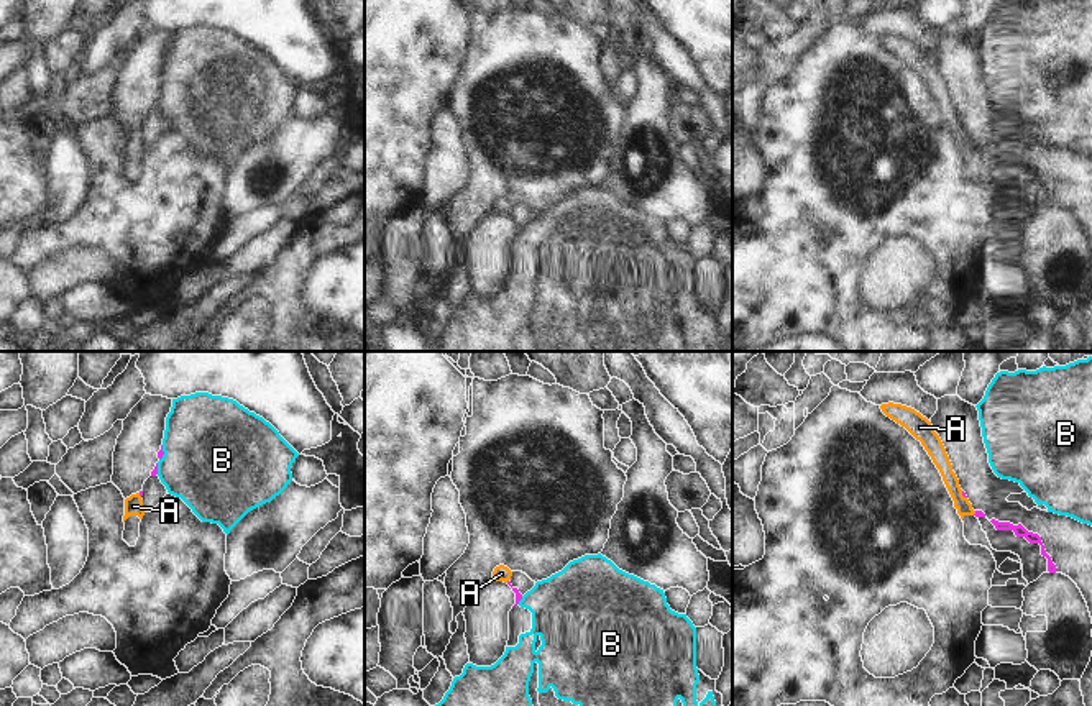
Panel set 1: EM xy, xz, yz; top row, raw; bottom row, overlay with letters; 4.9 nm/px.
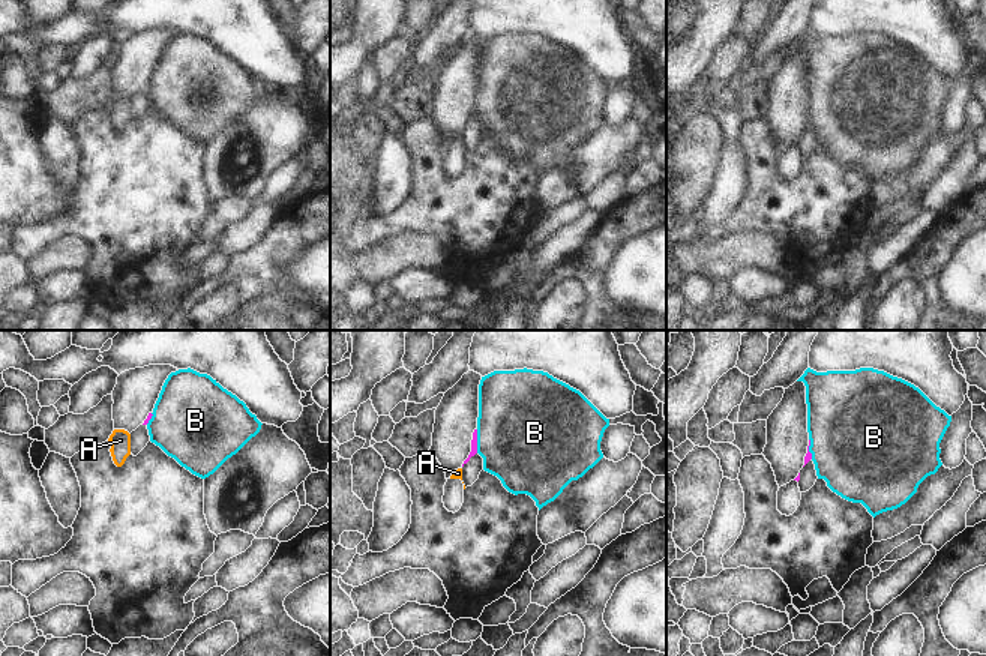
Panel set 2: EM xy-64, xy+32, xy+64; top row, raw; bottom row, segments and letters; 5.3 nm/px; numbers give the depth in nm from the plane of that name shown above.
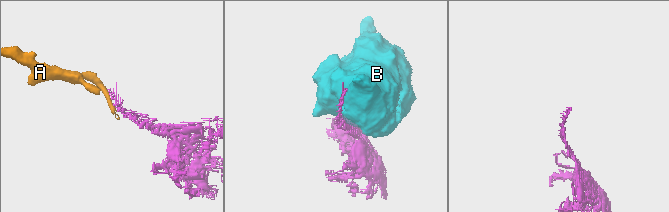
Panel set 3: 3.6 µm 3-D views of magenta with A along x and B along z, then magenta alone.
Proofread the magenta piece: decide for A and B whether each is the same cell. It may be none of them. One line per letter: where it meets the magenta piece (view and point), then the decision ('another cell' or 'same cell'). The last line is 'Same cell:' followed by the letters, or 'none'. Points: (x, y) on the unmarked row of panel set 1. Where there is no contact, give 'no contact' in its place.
A: yz (963, 127) | another cell
B: xy (163, 86) | another cell
Same cell: none

